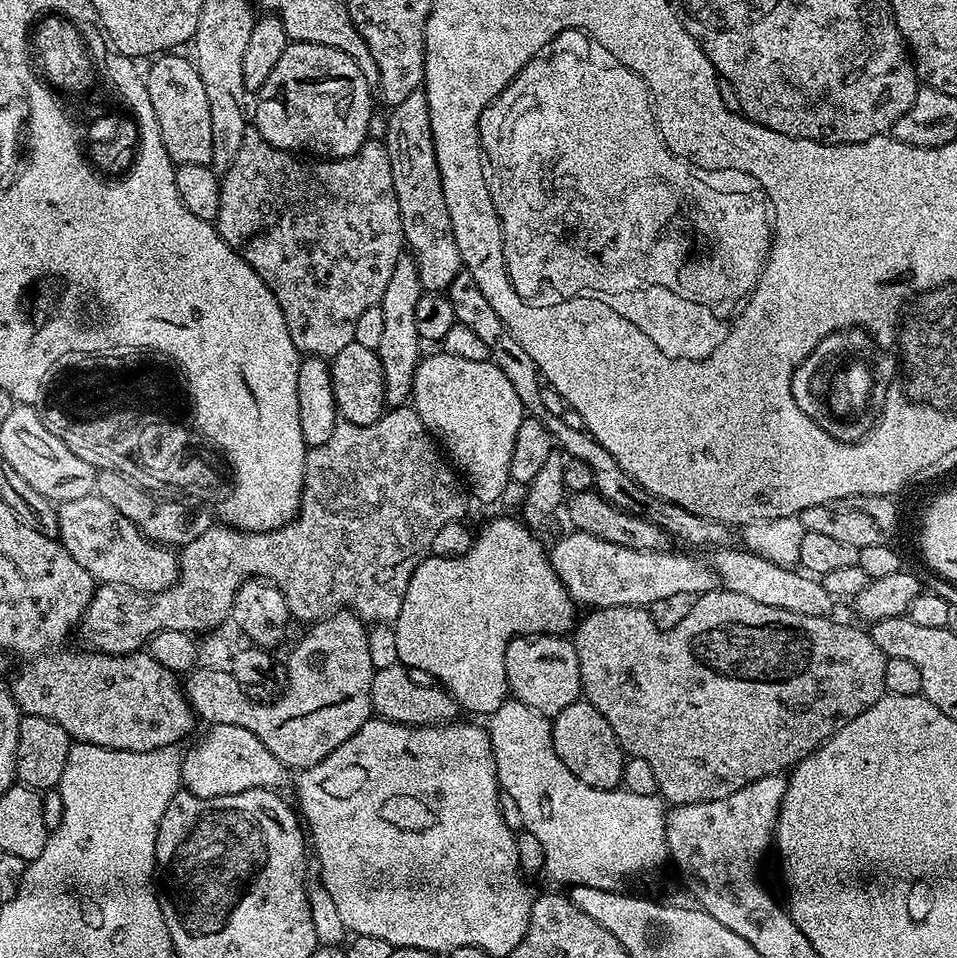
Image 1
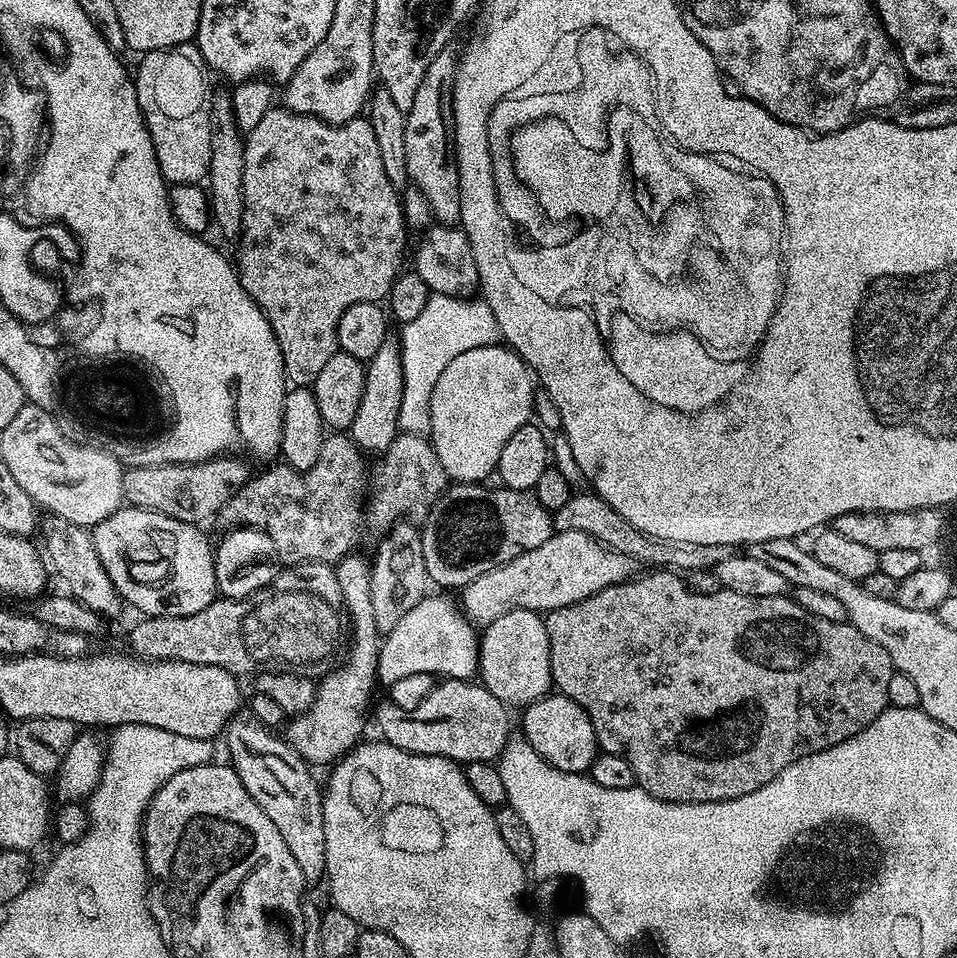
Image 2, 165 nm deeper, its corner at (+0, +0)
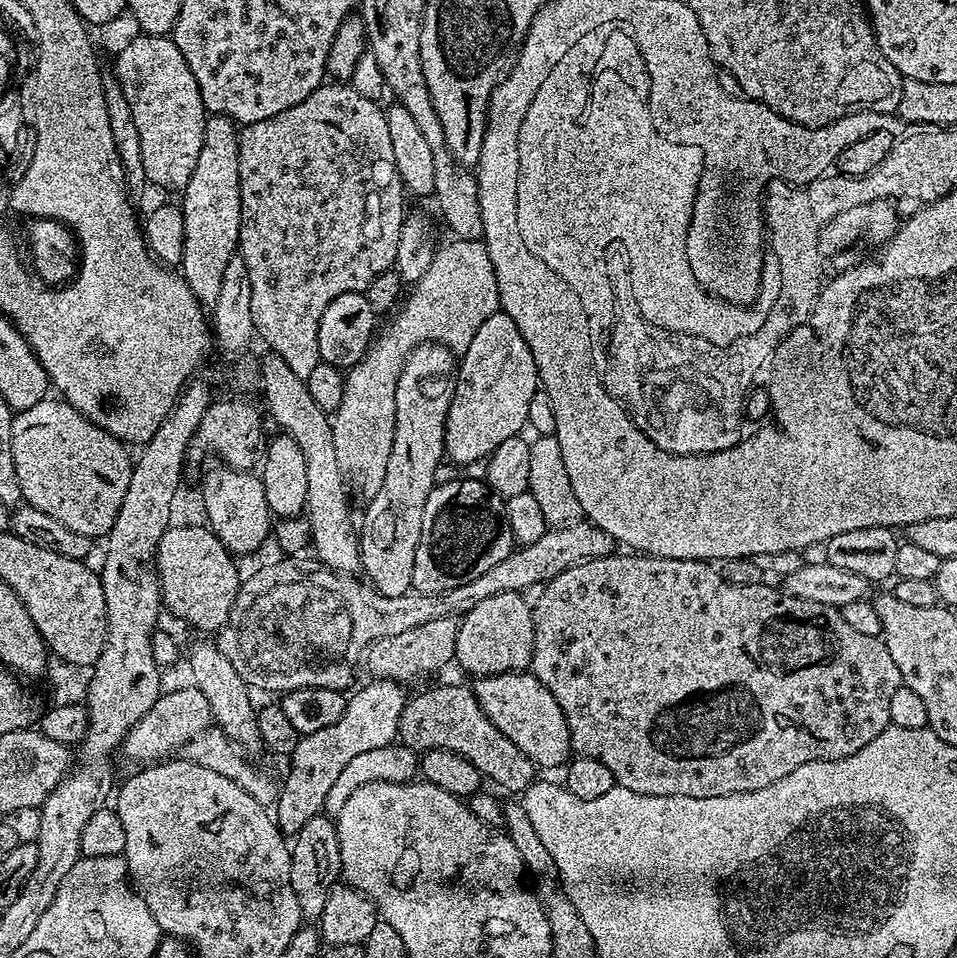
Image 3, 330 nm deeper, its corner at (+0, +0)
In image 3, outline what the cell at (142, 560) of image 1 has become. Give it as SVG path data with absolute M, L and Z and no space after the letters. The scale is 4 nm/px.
M196 524L176 527L169 526L156 547L156 573L160 576L163 607L167 611L169 608L178 619L215 634L230 618L230 610L240 593L242 575L236 569L237 561L211 528L199 528Z

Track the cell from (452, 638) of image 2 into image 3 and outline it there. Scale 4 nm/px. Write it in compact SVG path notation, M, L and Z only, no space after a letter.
M375 678L367 681L365 688L357 687L348 696L348 705L344 716L334 722L334 726L326 726L323 730L314 730L314 734L300 736L291 755L287 757L288 773L284 776L284 784L279 785L278 795L274 801L274 819L281 832L295 834L310 822L310 818L321 815L325 811L324 799L333 795L334 789L339 785L340 774L358 754L366 754L366 750L382 750L382 746L397 743L400 735L400 715L406 703L404 696L405 685L395 680L378 680Z

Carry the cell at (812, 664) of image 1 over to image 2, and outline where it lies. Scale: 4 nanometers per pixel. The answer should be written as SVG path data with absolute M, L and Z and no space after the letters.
M675 571L645 572L648 572L645 576L637 574L620 584L606 586L606 590L598 590L598 594L582 598L582 602L562 606L544 616L546 634L550 638L550 670L555 691L578 702L578 706L586 710L596 731L599 751L626 758L626 762L630 762L630 770L634 770L636 784L643 792L671 804L722 802L742 798L742 794L754 794L754 790L762 790L766 782L774 782L786 766L794 766L794 762L802 758L818 754L818 750L830 750L830 746L838 746L838 742L854 738L858 730L870 726L870 722L874 722L874 718L889 707L886 690L890 687L894 671L890 654L886 654L878 642L866 638L866 634L862 634L862 630L855 628L851 622L843 624L818 618L818 614L810 614L810 610L798 606L788 594L754 598L750 594L734 594L734 590L729 588L706 594L693 590L689 581Z

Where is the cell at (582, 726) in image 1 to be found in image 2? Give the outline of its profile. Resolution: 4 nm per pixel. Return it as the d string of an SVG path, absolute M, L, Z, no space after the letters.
M549 694L534 703L527 705L524 712L524 729L522 735L525 740L558 770L567 772L587 773L592 767L594 758L598 754L596 731L582 706L570 698L559 694Z

